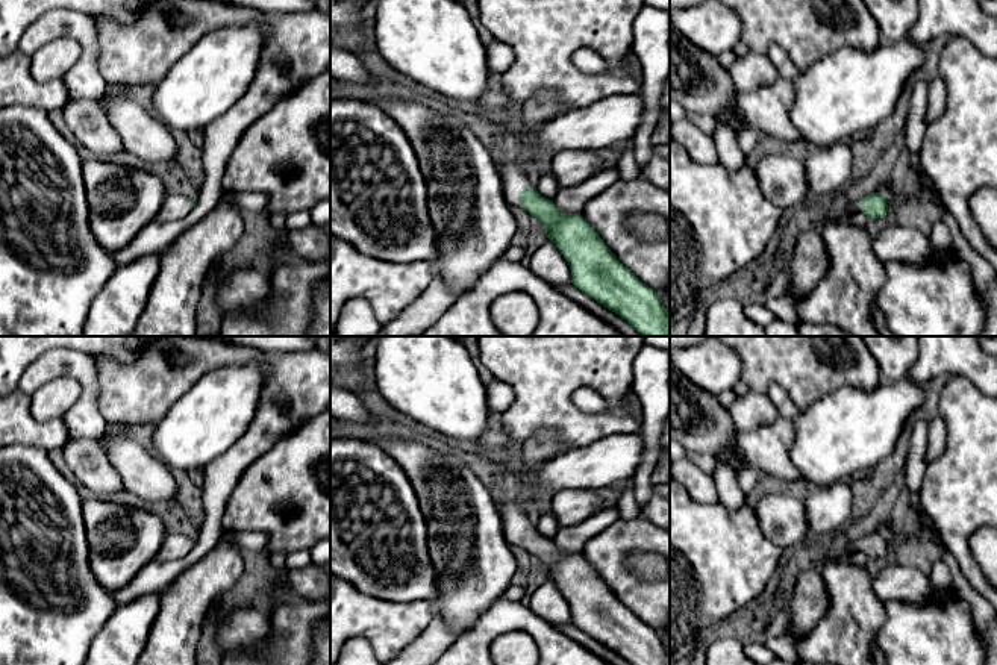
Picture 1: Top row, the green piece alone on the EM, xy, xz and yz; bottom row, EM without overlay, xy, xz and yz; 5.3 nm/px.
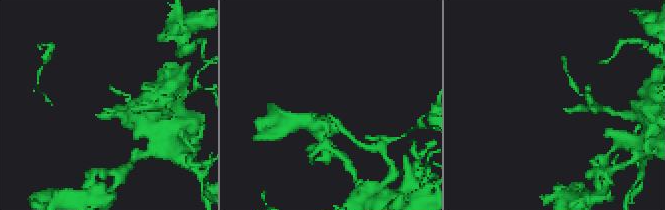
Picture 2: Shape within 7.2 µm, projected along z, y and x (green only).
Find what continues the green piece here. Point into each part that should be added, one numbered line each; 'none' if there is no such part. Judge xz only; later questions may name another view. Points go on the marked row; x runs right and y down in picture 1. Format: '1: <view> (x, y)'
1: xz (514, 165)

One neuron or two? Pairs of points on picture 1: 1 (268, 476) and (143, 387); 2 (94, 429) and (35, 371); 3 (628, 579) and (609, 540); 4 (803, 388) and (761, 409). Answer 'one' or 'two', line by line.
1: two
2: one
3: one
4: two

